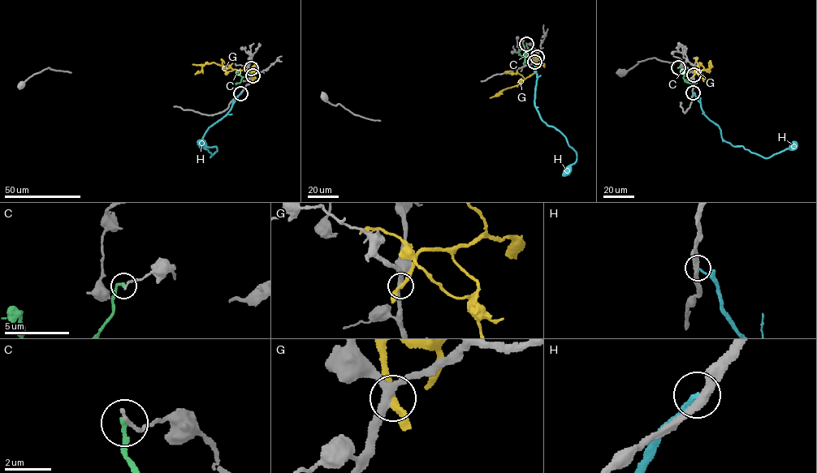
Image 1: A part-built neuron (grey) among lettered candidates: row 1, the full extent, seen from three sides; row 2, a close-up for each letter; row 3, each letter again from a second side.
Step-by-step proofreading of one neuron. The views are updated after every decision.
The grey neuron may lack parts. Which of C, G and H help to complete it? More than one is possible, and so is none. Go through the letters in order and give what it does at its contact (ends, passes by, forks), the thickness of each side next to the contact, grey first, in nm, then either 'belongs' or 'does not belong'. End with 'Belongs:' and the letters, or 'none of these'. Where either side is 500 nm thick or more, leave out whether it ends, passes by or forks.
C: it ends there; 160 nm thick on the grey side, 200 nm on the other; does not belong
G: it passes by; 280 nm thick on the grey side, 280 nm on the other; does not belong
H: it ends there; 360 nm thick on the grey side, 130 nm on the other; does not belong
Belongs: none of these

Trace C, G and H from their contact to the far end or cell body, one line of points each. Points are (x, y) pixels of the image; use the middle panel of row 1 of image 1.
C: (526, 44), (528, 50), (525, 53), (524, 65)
G: (537, 57), (533, 73), (515, 86), (503, 89), (496, 96)
H: (534, 62), (537, 110), (542, 119), (564, 136), (577, 154), (577, 160), (563, 175)

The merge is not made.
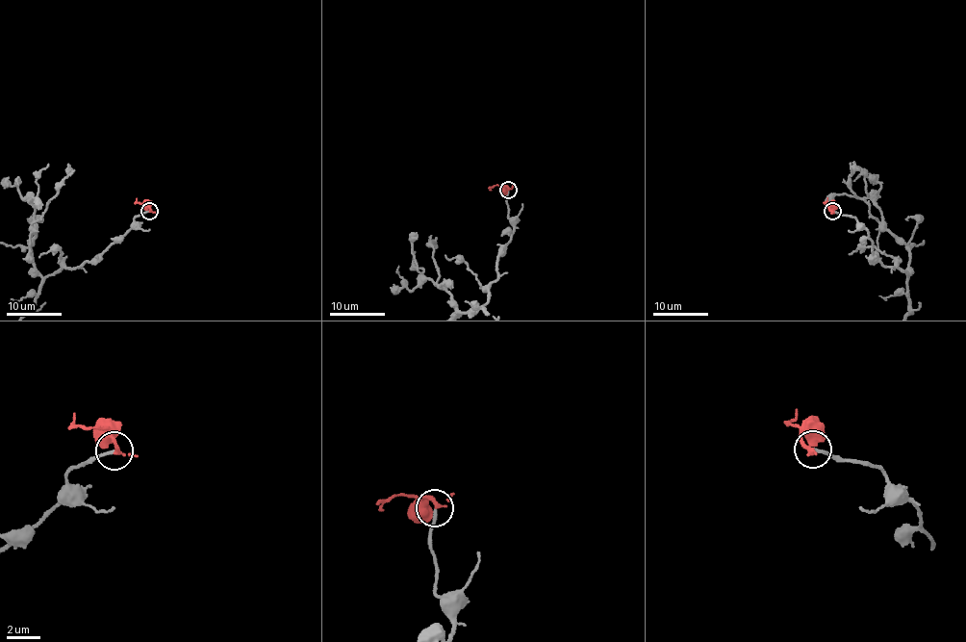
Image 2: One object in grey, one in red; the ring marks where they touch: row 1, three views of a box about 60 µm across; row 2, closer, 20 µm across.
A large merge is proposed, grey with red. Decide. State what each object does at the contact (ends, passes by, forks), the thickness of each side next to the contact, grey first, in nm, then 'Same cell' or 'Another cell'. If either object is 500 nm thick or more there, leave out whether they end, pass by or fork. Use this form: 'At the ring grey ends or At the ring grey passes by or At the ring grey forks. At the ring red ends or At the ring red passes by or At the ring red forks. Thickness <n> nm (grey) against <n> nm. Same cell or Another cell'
At the ring grey ends. At the ring red passes by. Thickness 180 nm (grey) against 190 nm. Same cell

